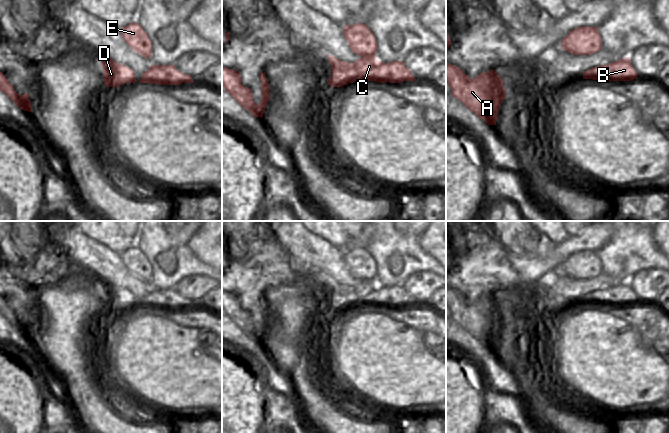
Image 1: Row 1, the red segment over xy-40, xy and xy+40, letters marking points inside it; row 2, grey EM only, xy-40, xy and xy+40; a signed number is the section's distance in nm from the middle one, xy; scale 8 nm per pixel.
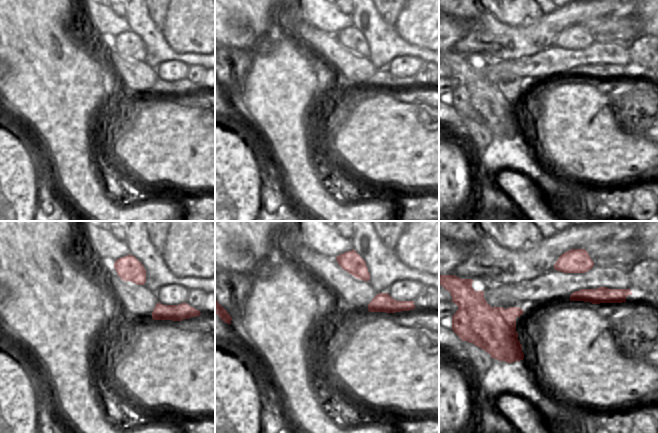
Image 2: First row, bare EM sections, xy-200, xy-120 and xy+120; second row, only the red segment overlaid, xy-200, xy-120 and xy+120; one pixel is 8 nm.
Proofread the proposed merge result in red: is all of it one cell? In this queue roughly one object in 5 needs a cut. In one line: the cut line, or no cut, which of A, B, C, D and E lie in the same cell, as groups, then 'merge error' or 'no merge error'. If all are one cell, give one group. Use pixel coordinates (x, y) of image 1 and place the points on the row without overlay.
cut in xy along (361, 280), (374, 281); A B C D / E; merge error

